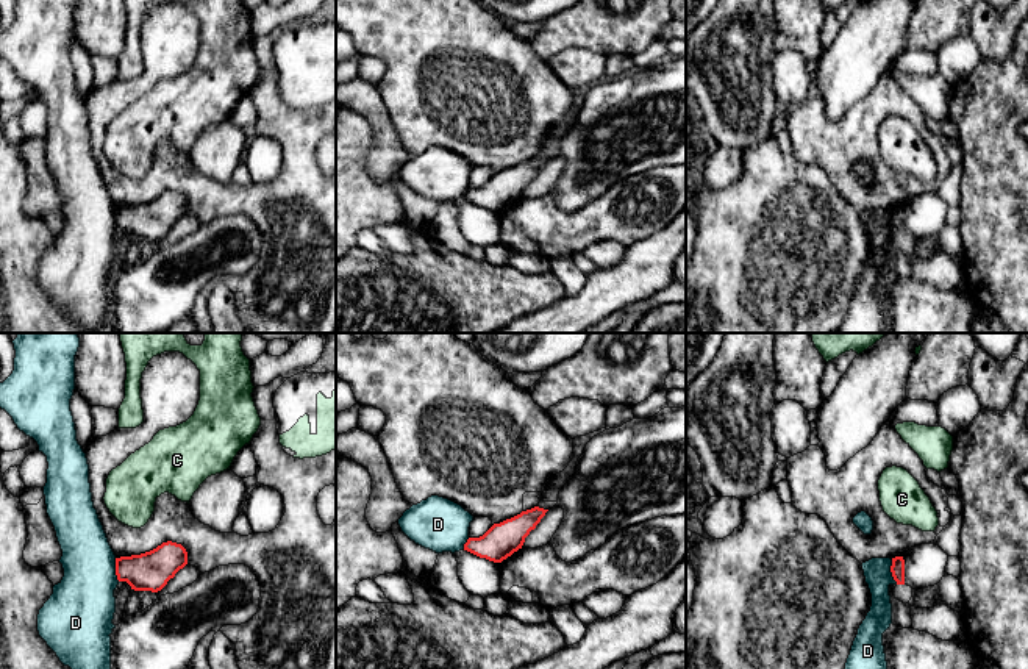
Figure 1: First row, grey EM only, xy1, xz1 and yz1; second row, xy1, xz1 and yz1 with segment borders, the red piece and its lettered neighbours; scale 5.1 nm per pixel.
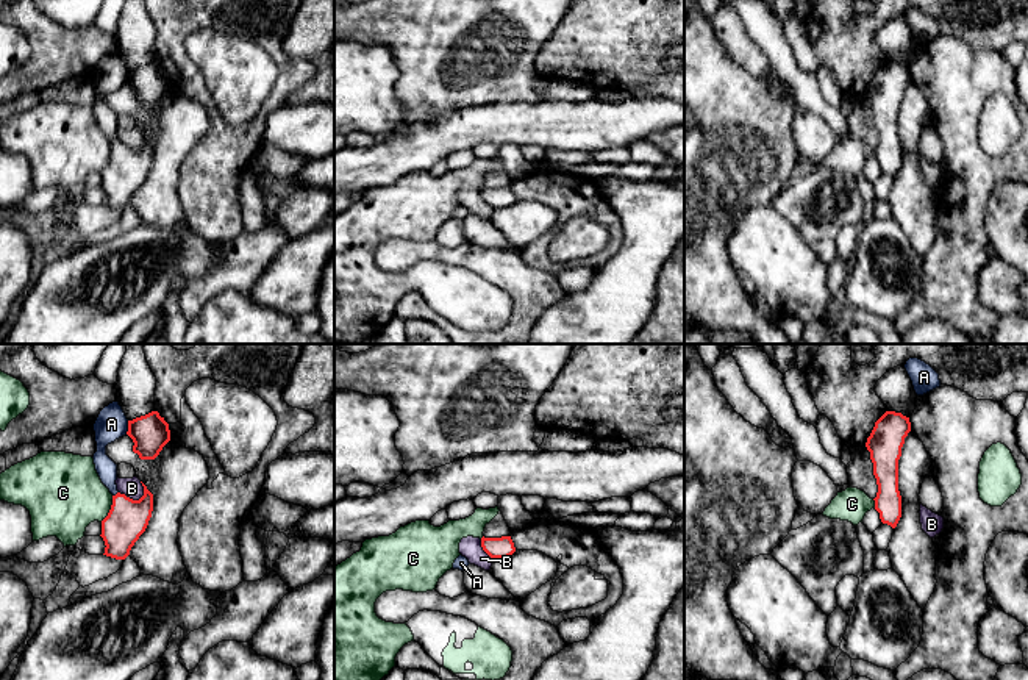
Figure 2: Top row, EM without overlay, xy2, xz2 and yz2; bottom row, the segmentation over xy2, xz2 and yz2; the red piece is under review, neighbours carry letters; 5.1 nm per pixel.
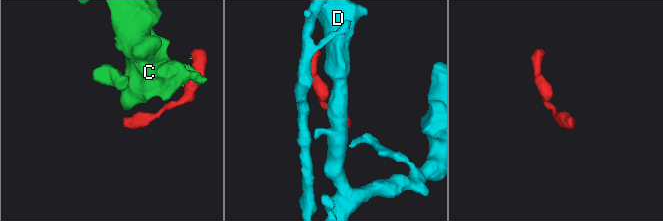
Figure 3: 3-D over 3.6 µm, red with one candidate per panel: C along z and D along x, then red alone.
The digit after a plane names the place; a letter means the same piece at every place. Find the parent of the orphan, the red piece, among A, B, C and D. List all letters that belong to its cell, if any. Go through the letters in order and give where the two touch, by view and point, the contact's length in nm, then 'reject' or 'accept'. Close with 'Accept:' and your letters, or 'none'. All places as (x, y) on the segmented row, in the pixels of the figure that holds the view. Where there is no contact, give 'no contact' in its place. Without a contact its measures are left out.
A: xy2 (128, 427) | 70 nm | accept
B: xy2 (135, 501) | 140 nm | reject
C: xy2 (111, 508) | 150 nm | reject
D: yz1 (891, 571) | 130 nm | reject
Accept: A

